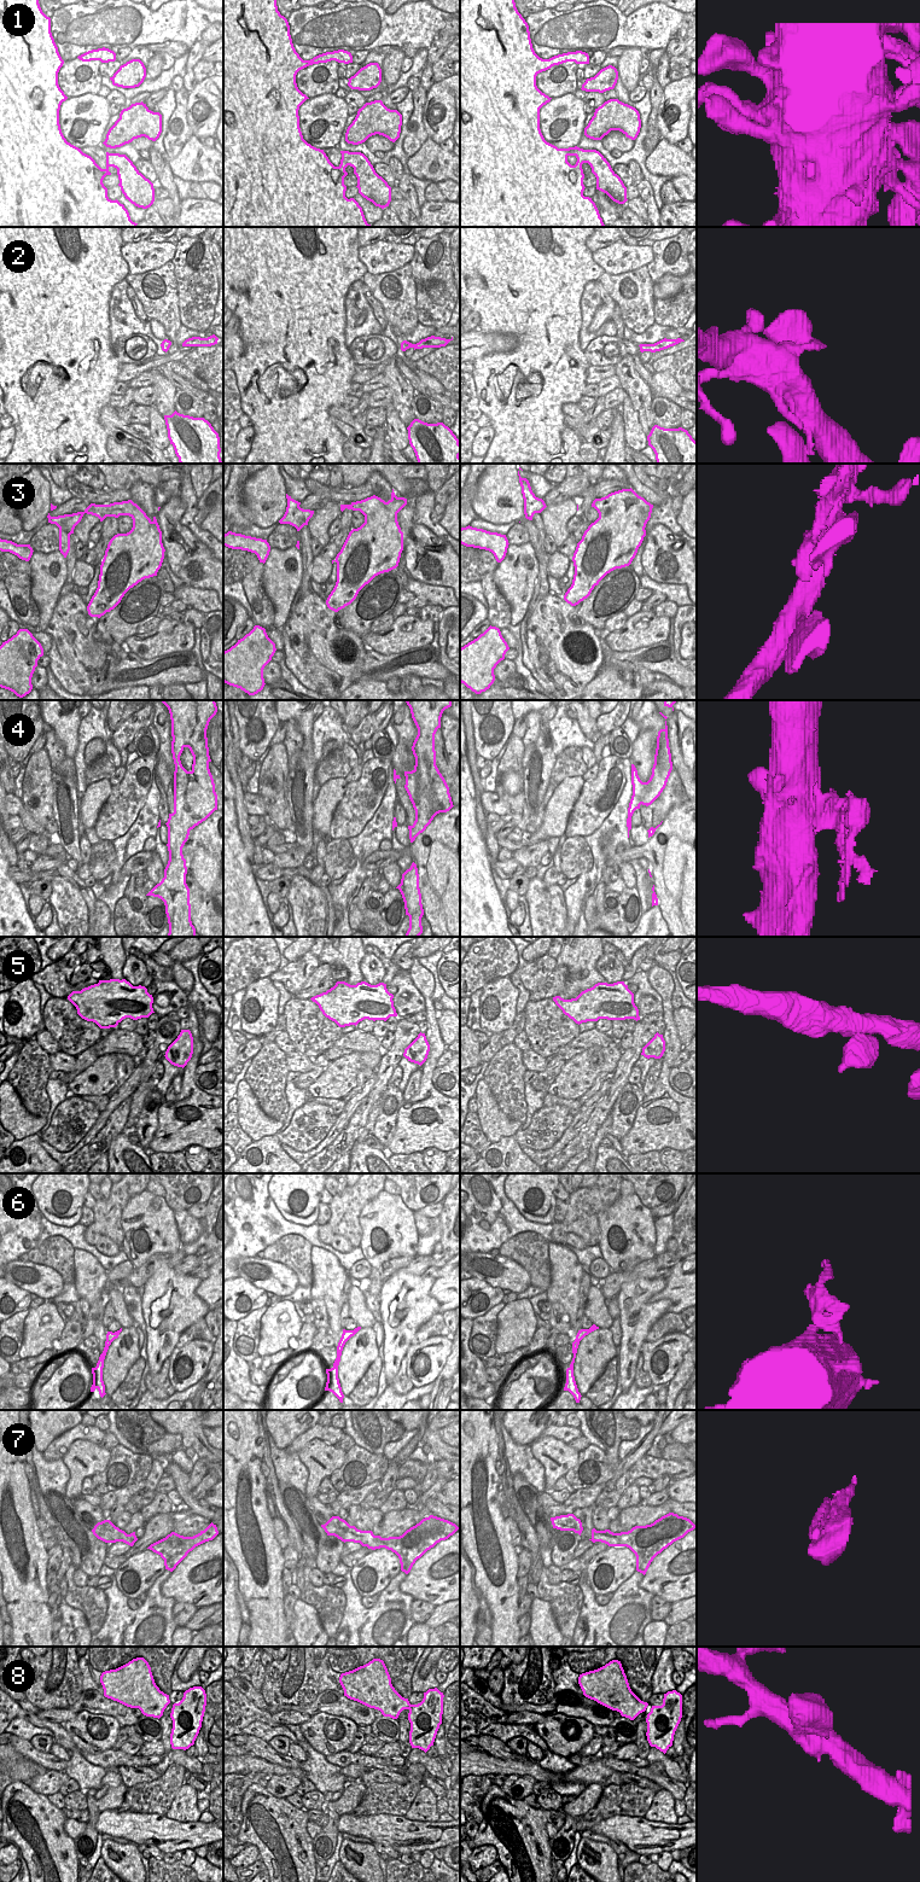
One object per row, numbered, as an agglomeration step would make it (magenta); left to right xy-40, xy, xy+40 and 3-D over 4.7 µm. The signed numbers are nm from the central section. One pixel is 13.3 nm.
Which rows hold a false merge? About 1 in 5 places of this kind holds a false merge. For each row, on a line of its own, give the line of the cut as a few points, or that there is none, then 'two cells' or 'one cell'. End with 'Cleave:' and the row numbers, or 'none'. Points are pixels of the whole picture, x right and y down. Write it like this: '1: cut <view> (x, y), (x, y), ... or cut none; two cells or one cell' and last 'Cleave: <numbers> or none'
1: cut none; one cell
2: cut none; one cell
3: cut none; one cell
4: cut xy+40 (645, 782), (646, 791), (641, 803); two cells
5: cut none; one cell
6: cut none; one cell
7: cut none; one cell
8: cut none; one cell
Cleave: 4

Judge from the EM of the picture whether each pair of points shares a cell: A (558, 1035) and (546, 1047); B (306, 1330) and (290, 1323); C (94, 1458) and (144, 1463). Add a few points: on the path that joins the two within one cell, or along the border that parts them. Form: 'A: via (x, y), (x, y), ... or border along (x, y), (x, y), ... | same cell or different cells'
A: via (555, 1037), (548, 1044) | same cell
B: border along (303, 1323), (300, 1333), (289, 1340), (286, 1350) | different cells
C: border along (110, 1451), (106, 1467), (91, 1476) | different cells

